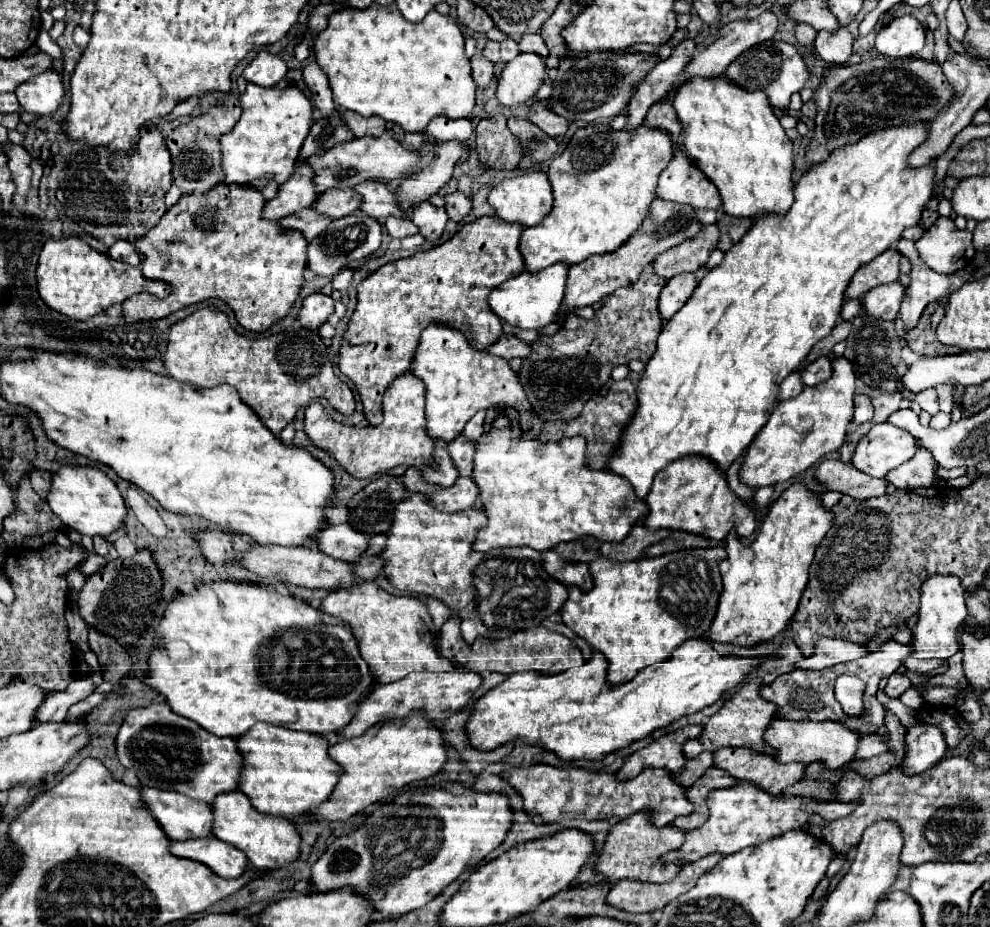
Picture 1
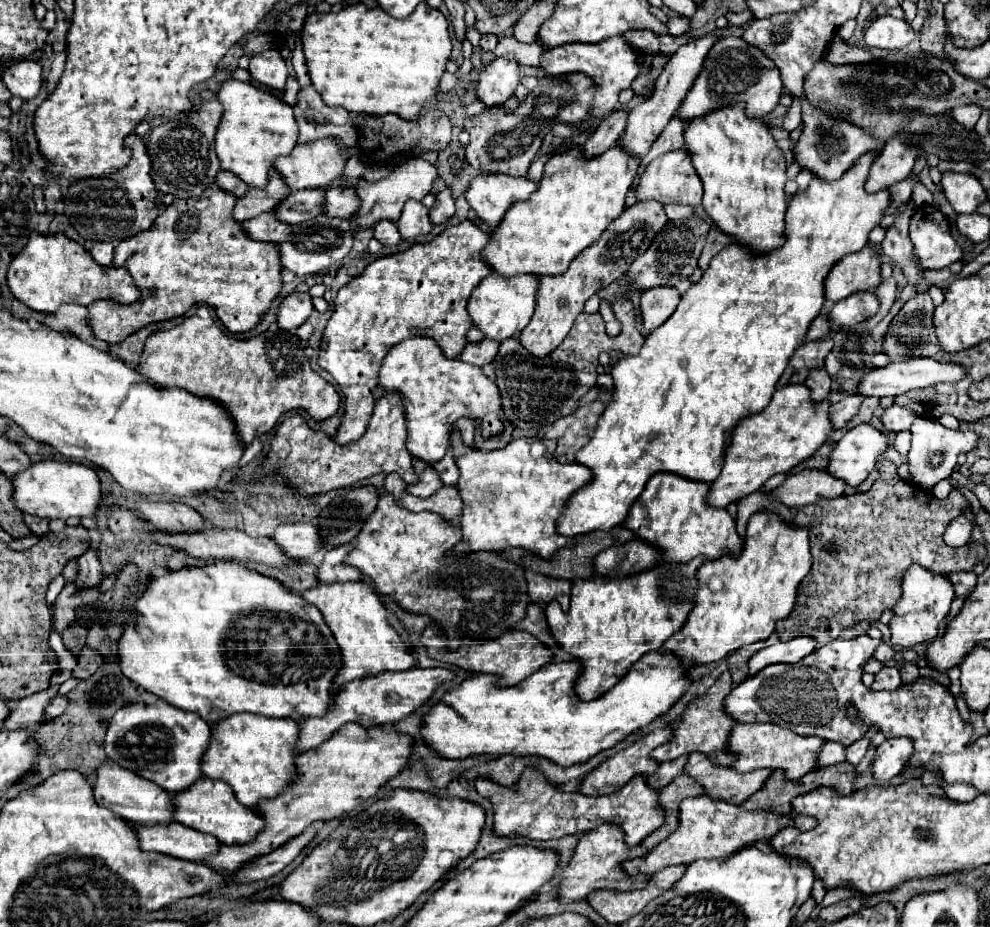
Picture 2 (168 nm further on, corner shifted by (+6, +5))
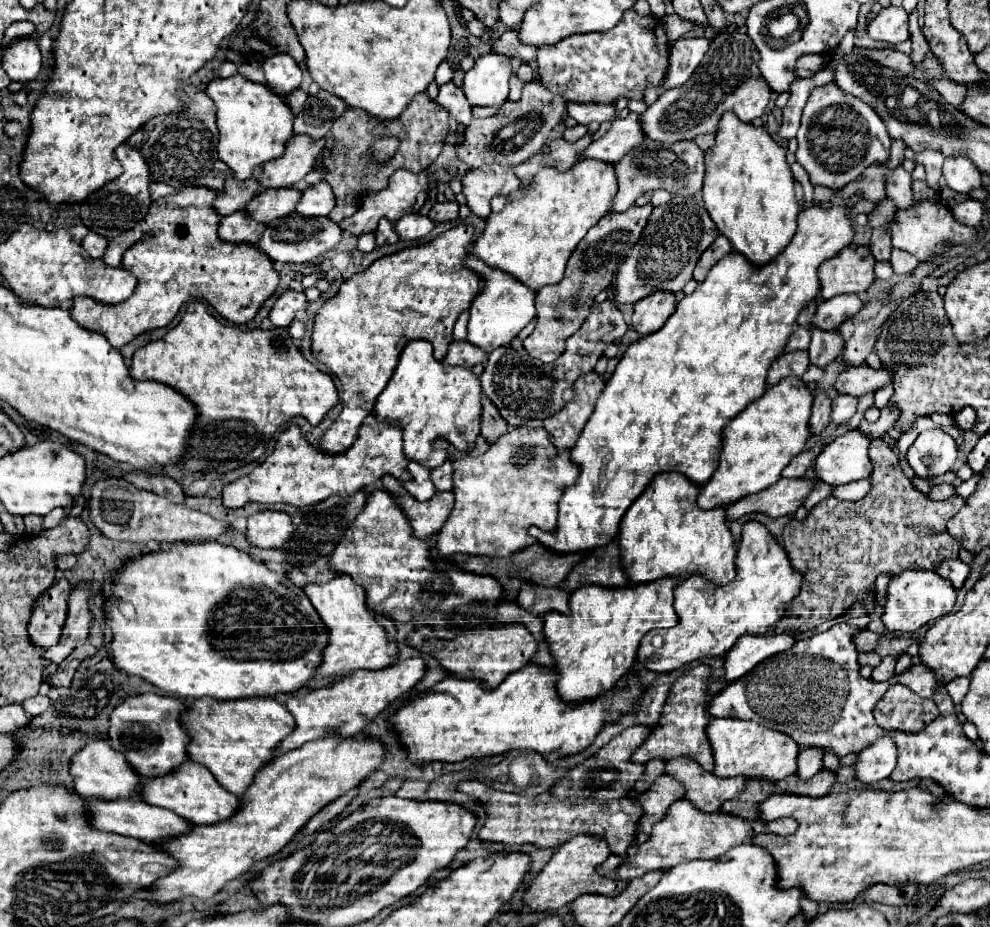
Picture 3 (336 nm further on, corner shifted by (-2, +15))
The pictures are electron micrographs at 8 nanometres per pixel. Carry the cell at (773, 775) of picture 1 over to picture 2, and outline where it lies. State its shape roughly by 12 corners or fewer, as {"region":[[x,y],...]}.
{"region":[[689,754],[683,772],[705,796],[745,802],[773,774],[713,766]]}

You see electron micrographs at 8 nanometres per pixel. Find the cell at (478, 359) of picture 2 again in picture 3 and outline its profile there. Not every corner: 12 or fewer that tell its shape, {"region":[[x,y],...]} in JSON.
{"region":[[453,340],[443,362],[473,368],[485,364],[485,350]]}

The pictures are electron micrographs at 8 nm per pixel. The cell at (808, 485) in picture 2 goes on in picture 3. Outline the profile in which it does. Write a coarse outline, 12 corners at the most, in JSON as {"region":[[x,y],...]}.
{"region":[[779,478],[777,484],[727,506],[729,520],[749,512],[795,514],[819,478]]}

